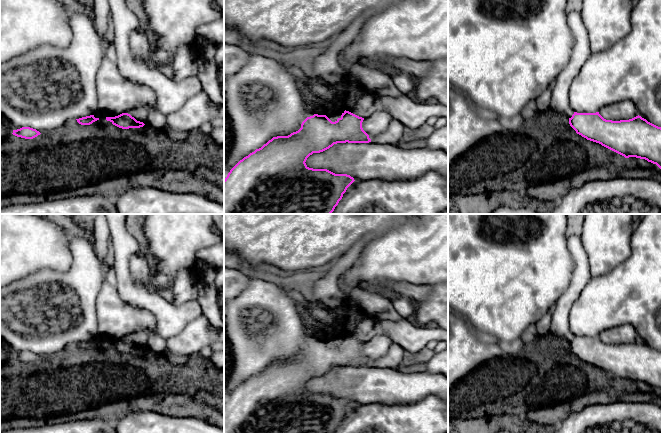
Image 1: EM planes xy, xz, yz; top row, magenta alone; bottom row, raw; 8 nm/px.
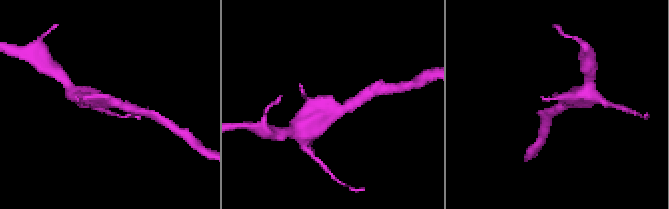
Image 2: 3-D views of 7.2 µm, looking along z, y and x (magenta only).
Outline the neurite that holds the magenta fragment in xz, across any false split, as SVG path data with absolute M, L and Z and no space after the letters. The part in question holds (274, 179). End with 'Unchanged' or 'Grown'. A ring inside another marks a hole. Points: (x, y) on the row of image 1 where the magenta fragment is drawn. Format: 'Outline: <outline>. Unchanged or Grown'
Outline: M346 110L335 122L326 115L314 114L298 131L273 137L240 160L224 179L224 214L331 214L355 180L347 174L309 168L305 162L313 153L337 143L371 142L362 128L363 120Z. Unchanged

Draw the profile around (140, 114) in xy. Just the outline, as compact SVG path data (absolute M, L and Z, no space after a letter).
M136 107L136 108L128 110L126 113L130 114L137 121L143 122L145 124L149 111L145 107Z

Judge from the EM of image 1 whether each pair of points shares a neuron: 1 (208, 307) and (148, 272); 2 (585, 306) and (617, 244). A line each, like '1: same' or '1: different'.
1: different
2: different

